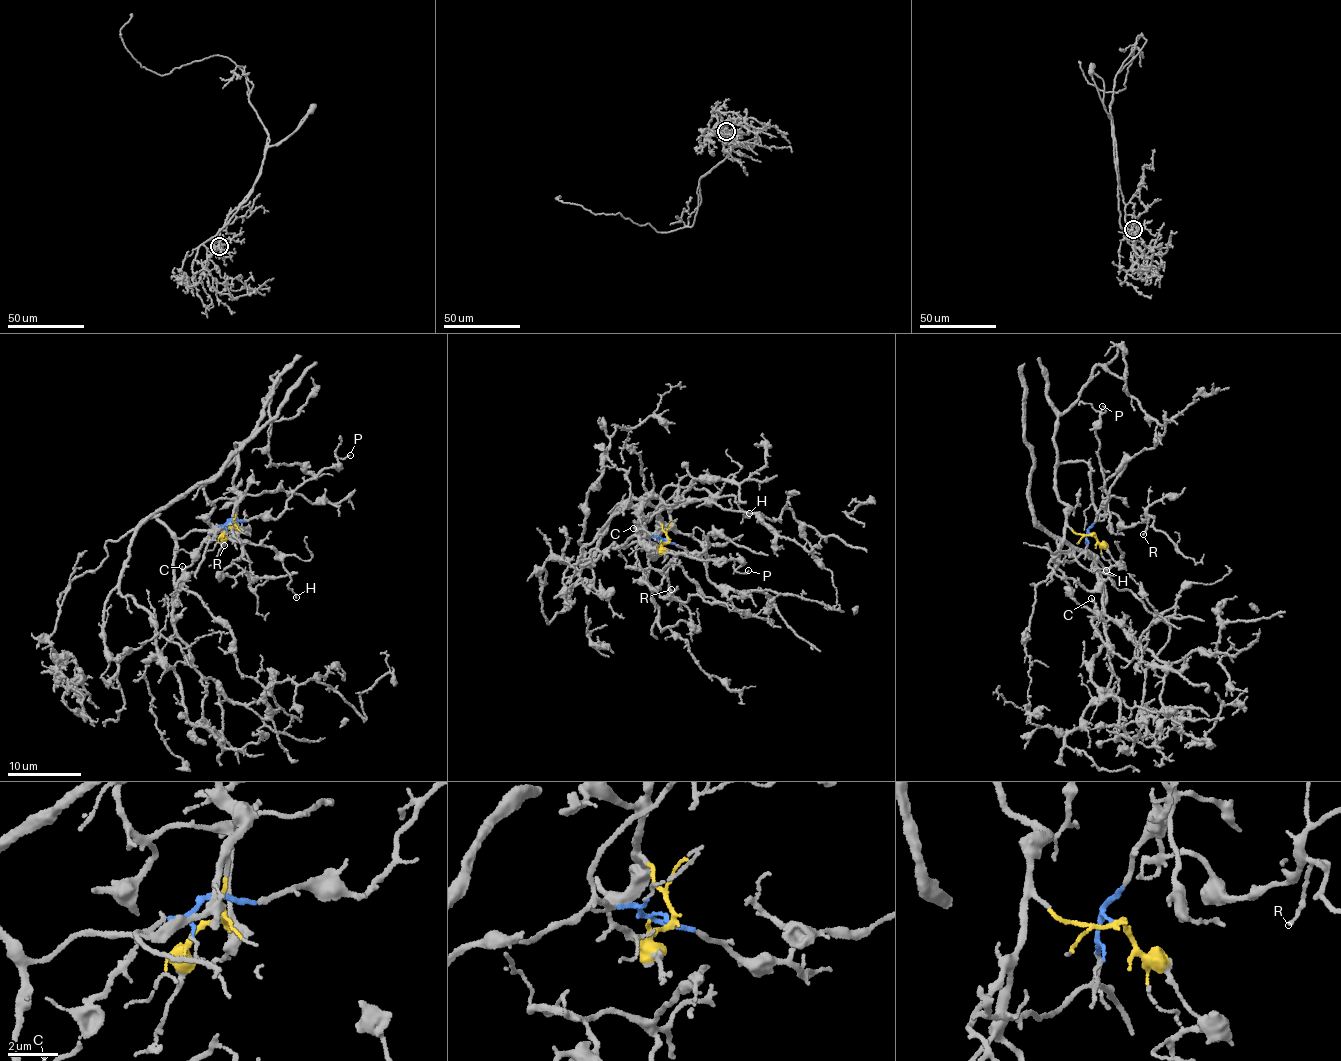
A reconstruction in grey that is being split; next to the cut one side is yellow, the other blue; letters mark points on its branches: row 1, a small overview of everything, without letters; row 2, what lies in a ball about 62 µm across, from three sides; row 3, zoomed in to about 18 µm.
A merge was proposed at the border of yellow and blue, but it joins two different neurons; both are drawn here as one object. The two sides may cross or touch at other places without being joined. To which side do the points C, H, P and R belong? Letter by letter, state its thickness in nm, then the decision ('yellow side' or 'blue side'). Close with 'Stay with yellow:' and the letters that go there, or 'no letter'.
C: 130 nm | blue side
H: 110 nm | blue side
P: 90 nm | blue side
R: 100 nm | yellow side
Stay with yellow: R

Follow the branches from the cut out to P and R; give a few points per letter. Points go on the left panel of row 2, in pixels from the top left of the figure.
P: (234, 527), (234, 519), (275, 518), (301, 485), (333, 467), (338, 463), (337, 458), (350, 456)
R: (234, 527), (236, 442), (234, 458), (205, 485), (214, 507), (210, 523), (227, 533), (224, 544)

